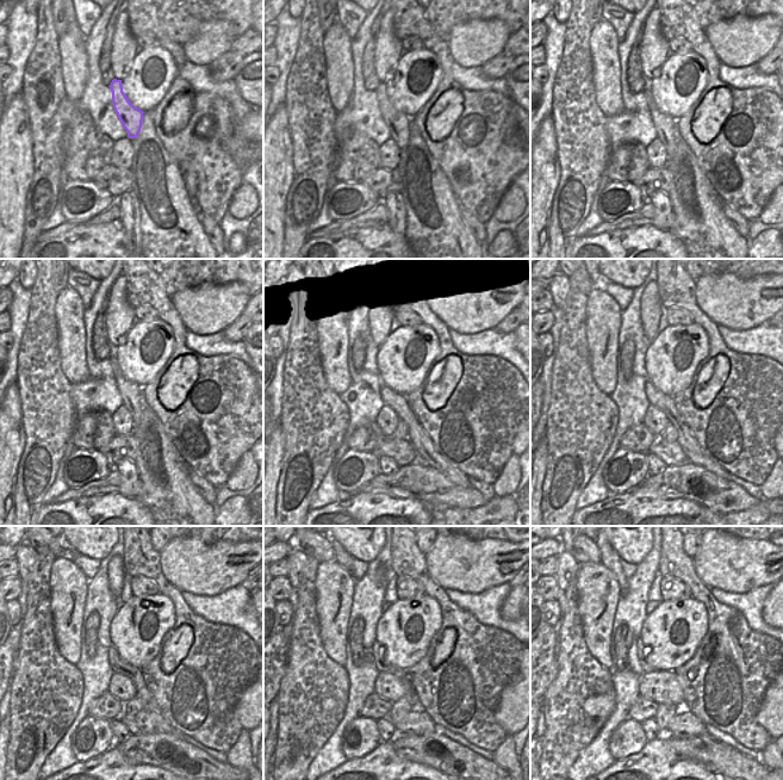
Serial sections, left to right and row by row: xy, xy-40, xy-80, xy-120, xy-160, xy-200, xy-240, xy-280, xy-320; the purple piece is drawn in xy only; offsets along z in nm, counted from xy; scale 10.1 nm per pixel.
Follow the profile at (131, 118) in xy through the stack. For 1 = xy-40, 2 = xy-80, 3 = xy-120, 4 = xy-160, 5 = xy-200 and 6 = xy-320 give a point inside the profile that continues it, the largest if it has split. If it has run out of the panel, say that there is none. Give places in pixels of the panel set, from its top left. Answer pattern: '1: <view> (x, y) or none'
1: xy-40 (398, 123)
2: xy-80 (666, 129)
3: xy-120 (131, 394)
4: xy-160 (402, 432)
5: xy-200 (669, 435)
6: xy-320 (665, 713)

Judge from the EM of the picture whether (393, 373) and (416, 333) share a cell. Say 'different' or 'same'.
same

